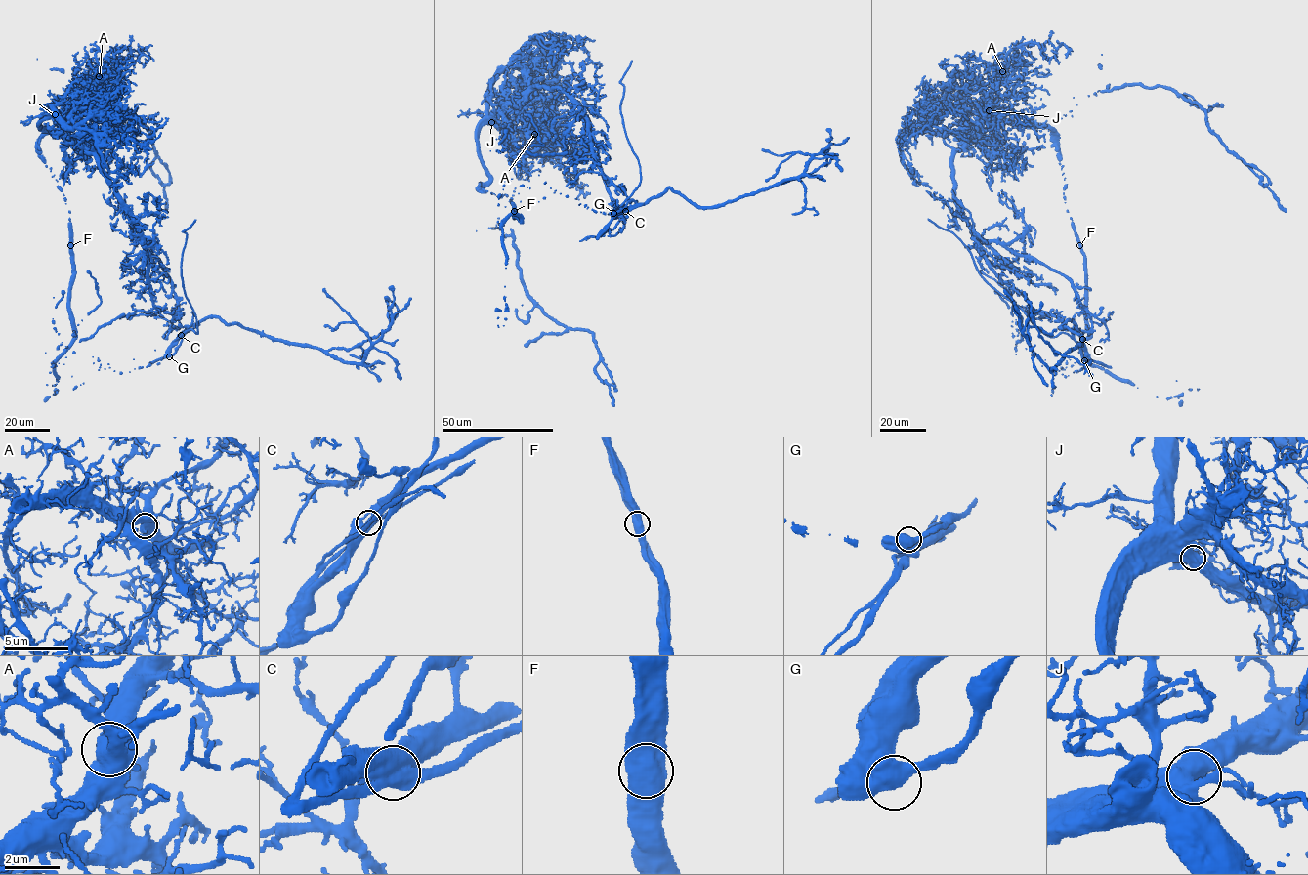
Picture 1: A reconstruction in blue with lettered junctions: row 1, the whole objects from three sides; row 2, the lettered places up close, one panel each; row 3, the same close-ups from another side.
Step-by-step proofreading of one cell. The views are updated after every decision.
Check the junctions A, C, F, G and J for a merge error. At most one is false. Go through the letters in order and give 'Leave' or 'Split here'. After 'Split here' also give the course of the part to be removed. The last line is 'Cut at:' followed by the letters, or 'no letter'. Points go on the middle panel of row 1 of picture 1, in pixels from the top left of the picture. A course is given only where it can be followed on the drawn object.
A: Leave
C: Split here. Course of the part to remove: (624, 211), (617, 212), (640, 183), (640, 166), (620, 113), (624, 92), (619, 82), (632, 61)
F: Leave
G: Leave
J: Leave
Cut at: C

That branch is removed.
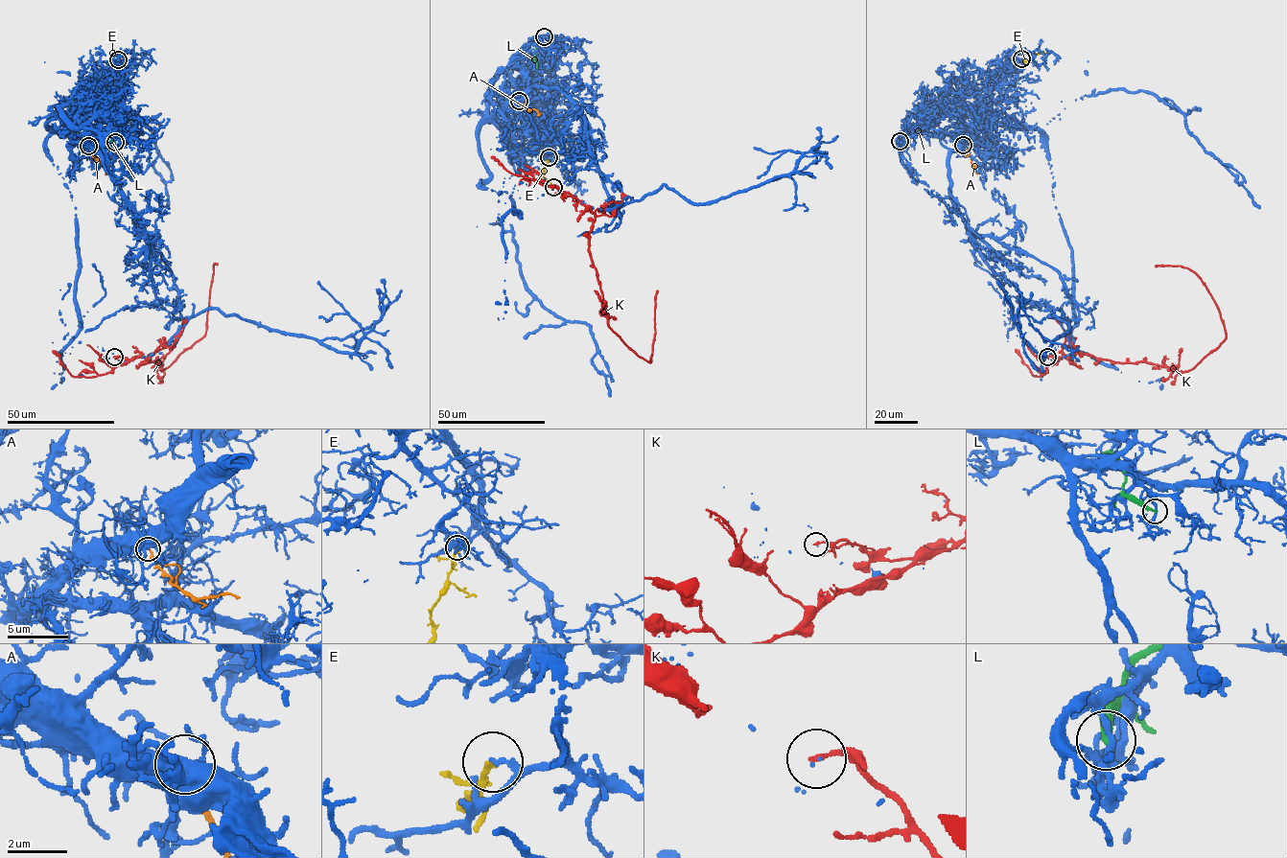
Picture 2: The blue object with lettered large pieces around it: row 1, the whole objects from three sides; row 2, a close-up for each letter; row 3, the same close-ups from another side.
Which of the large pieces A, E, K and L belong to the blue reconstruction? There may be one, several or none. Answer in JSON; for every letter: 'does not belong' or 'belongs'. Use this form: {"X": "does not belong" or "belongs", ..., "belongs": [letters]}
{"A": "does not belong", "E": "does not belong", "K": "does not belong", "L": "does not belong", "belongs": []}

